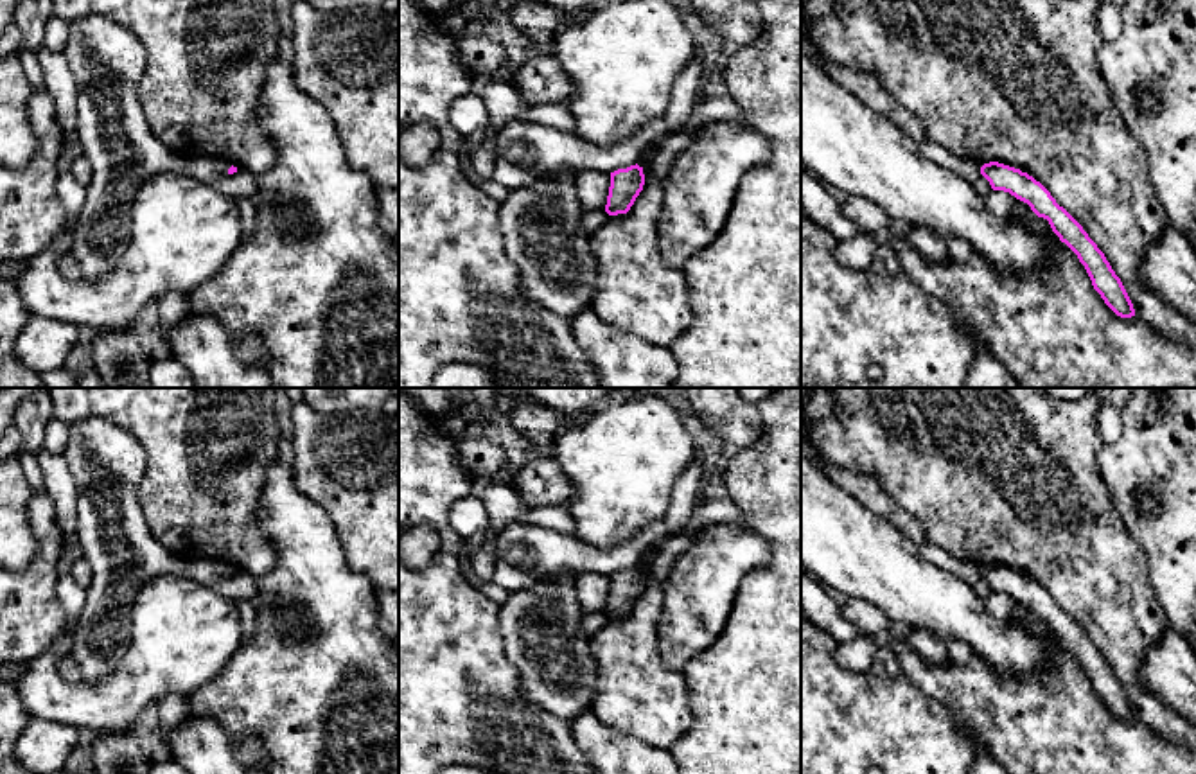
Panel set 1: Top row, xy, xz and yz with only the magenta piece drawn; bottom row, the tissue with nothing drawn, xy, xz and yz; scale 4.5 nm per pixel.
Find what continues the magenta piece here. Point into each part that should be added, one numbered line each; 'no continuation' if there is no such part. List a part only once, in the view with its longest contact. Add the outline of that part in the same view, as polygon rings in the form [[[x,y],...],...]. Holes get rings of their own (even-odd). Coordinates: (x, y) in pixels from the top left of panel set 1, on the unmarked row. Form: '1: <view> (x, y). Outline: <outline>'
no continuation

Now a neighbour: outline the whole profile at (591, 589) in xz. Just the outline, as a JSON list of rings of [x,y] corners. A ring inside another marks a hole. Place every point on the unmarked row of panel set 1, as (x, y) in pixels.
[[[576,575],[576,598],[582,612],[605,612],[611,589],[611,575]]]

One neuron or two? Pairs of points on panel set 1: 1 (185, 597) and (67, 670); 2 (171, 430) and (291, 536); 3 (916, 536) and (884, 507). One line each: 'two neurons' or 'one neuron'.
1: two neurons
2: two neurons
3: one neuron

